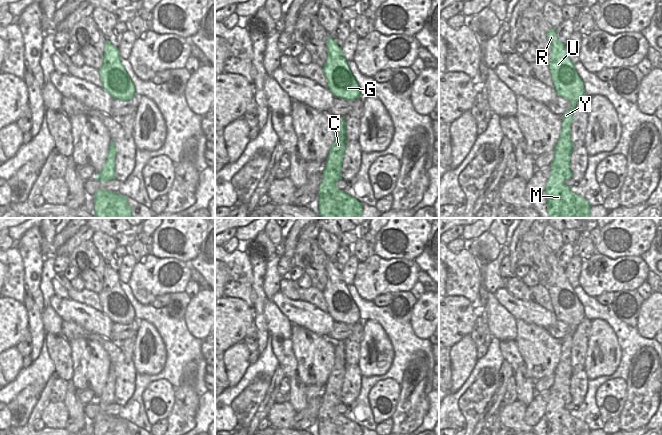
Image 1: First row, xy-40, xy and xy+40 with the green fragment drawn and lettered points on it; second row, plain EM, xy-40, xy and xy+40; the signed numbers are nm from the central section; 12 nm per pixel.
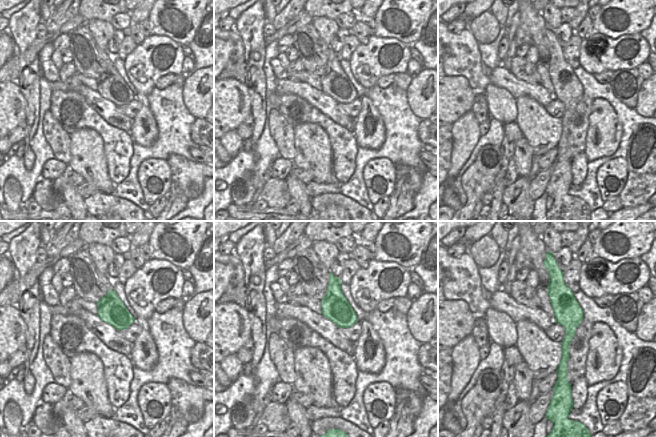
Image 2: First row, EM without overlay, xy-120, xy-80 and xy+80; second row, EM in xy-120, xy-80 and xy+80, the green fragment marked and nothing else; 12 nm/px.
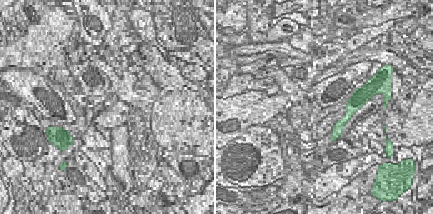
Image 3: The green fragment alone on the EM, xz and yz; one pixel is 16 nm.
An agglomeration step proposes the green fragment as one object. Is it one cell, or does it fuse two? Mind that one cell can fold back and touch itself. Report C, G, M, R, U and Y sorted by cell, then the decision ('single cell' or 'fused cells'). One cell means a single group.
C G M R U Y; single cell

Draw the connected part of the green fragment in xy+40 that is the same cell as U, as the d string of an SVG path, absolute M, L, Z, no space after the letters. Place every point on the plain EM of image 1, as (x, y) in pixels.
M550 252L547 263L550 270L548 293L554 308L553 313L557 320L570 327L570 332L562 339L562 352L554 371L554 382L549 389L550 400L544 412L547 435L590 435L591 430L587 424L572 417L570 411L564 408L572 401L570 394L570 379L573 374L571 367L572 338L577 326L585 318L584 308L568 282L564 268L557 262L555 253Z

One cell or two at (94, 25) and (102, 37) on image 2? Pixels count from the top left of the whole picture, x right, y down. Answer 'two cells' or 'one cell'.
one cell

